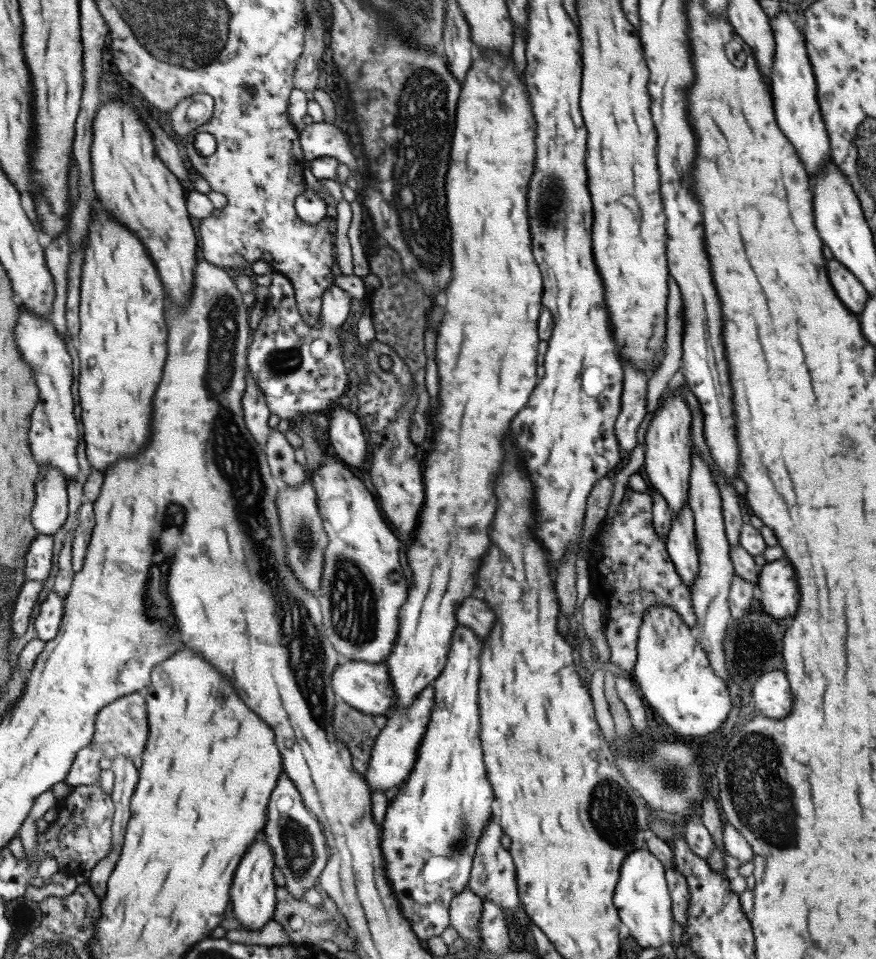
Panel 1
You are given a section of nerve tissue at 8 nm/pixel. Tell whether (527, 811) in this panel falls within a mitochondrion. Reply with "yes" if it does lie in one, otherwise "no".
no

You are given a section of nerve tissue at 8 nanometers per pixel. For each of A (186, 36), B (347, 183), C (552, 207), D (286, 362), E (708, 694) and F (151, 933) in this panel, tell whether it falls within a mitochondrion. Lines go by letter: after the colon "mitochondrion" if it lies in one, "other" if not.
A: mitochondrion
B: other
C: mitochondrion
D: mitochondrion
E: other
F: other

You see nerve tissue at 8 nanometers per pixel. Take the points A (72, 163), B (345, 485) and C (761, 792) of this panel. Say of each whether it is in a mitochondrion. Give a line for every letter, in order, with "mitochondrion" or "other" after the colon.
A: other
B: other
C: mitochondrion

